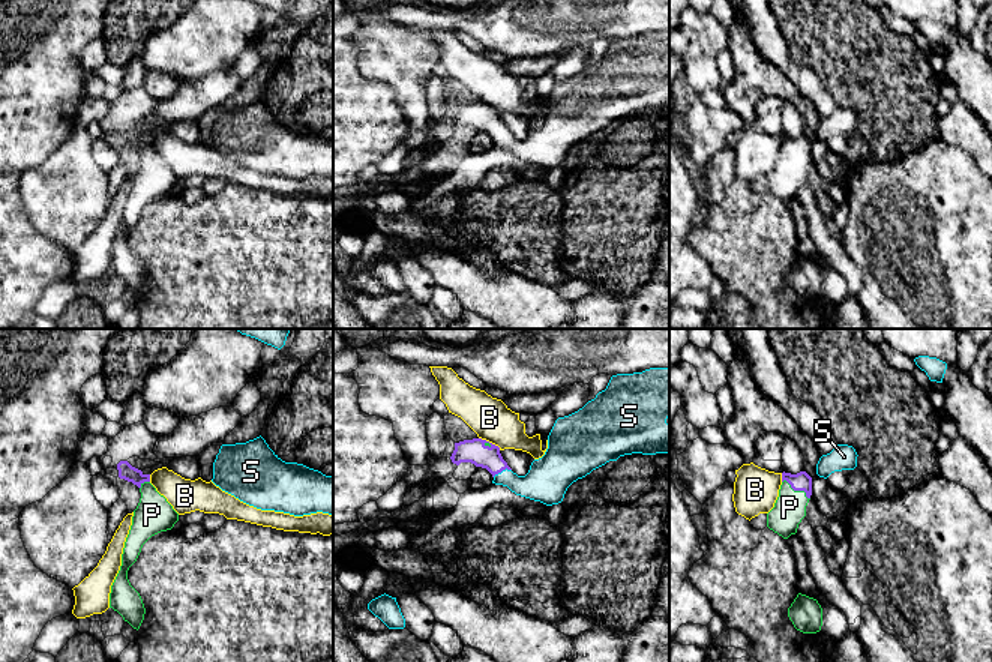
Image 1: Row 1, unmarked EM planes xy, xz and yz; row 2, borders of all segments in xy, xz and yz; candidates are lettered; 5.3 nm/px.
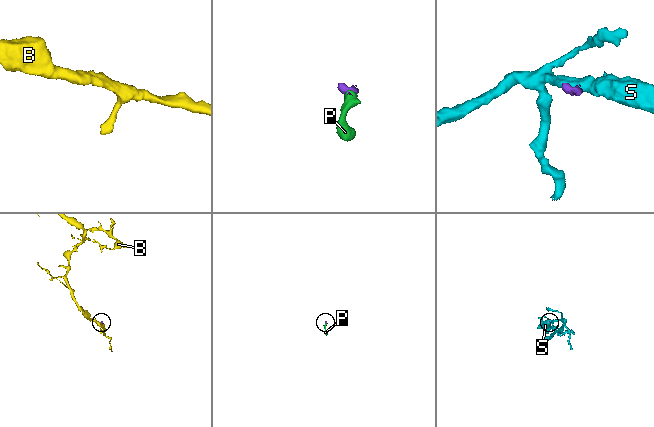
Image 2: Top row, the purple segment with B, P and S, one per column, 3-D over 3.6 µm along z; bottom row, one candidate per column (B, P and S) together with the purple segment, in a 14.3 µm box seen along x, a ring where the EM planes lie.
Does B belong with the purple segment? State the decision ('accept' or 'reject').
reject

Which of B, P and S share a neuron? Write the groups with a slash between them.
B / P S

